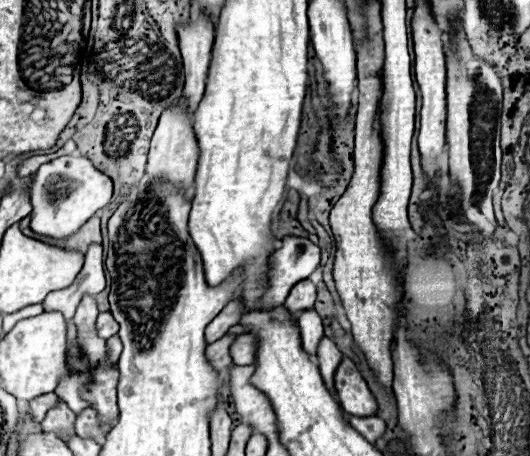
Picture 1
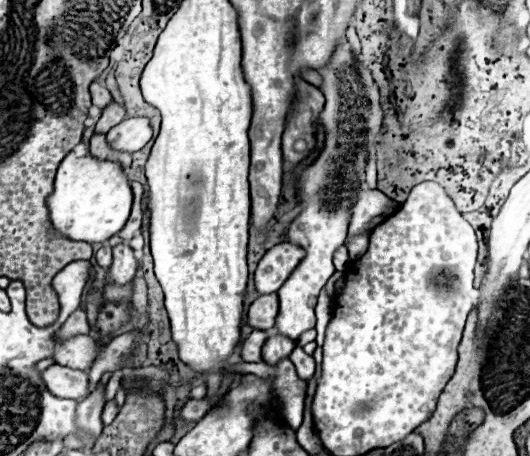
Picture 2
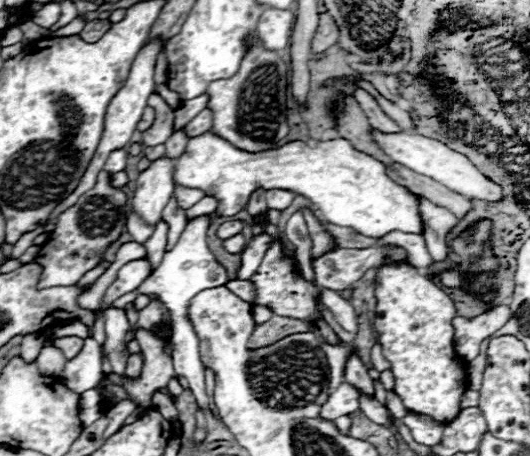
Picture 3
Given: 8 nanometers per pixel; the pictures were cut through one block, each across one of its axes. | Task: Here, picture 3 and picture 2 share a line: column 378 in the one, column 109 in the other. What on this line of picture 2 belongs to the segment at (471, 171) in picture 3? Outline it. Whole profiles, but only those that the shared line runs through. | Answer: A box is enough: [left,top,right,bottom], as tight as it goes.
[106,118,152,154]

